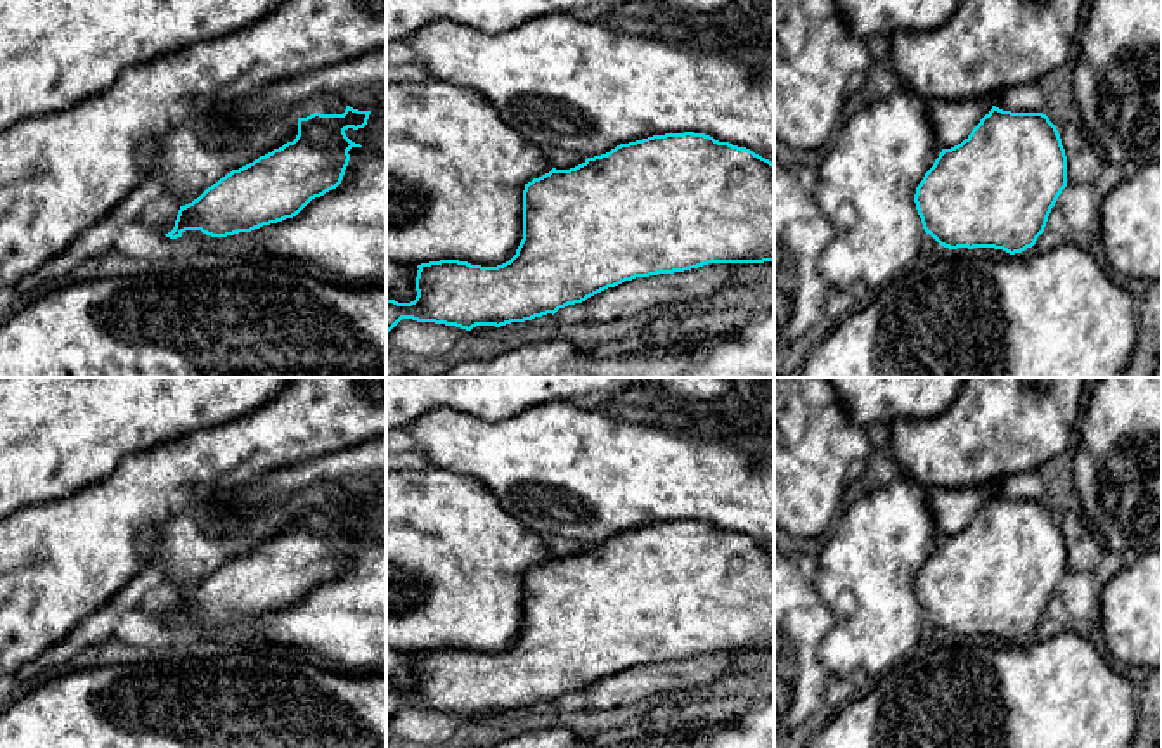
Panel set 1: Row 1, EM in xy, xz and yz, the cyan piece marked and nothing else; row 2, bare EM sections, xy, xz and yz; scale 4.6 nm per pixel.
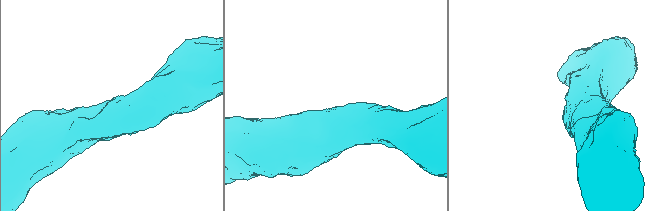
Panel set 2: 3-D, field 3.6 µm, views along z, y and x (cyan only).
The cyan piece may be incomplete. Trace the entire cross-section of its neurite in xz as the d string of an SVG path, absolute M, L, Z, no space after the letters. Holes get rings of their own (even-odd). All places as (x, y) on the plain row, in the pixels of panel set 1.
M684 519L653 523L642 528L620 532L606 542L587 545L582 552L570 558L552 556L549 561L525 571L523 578L523 627L516 642L497 654L471 653L459 648L440 648L417 653L416 679L417 684L410 691L386 687L386 722L402 708L435 710L455 713L471 719L476 713L506 713L511 710L525 710L547 701L556 701L568 693L582 691L587 686L615 675L636 665L649 665L658 661L674 661L698 656L708 651L764 651L774 649L774 551L755 542L746 535L729 530L719 530L710 523Z

